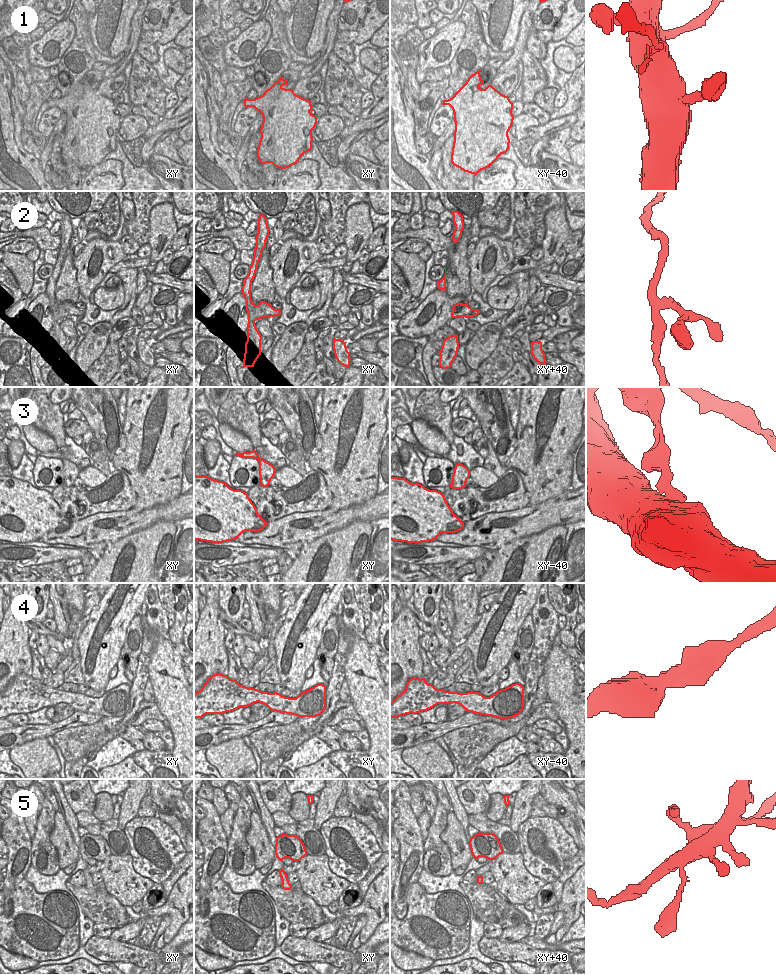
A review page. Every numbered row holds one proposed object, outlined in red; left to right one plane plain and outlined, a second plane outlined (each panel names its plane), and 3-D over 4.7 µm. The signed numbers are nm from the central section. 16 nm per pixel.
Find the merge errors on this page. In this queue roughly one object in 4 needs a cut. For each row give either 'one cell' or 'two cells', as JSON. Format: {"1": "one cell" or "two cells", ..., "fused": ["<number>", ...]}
{"1": "one cell", "2": "one cell", "3": "two cells", "4": "one cell", "5": "one cell", "fused": ["3"]}

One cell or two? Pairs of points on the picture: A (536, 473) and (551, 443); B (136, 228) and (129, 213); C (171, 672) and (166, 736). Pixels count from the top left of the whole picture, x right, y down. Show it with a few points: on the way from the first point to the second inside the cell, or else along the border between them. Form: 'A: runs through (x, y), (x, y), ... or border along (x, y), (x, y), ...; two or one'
A: runs through (543, 466), (545, 450); one
B: border along (132, 201), (134, 217), (126, 221); two
C: border along (166, 719), (171, 731), (173, 744); two

